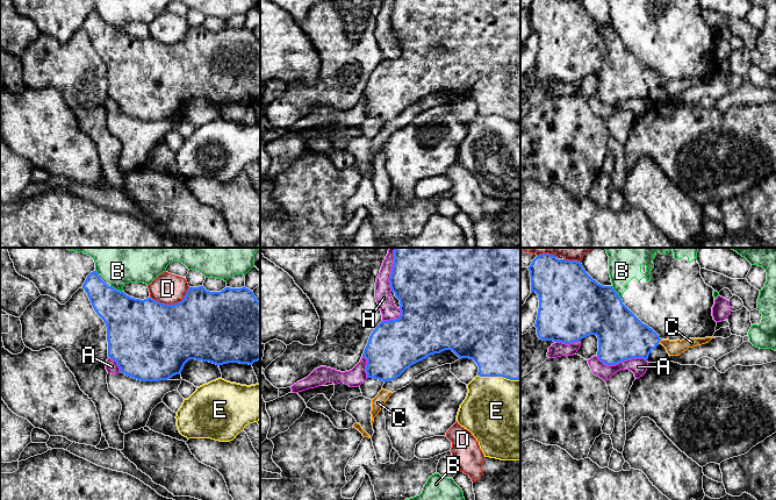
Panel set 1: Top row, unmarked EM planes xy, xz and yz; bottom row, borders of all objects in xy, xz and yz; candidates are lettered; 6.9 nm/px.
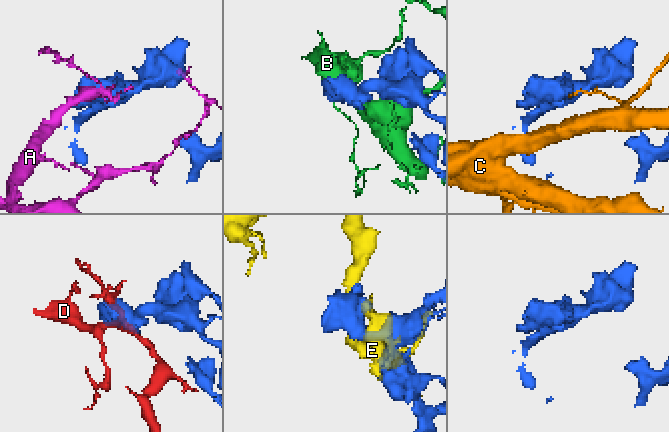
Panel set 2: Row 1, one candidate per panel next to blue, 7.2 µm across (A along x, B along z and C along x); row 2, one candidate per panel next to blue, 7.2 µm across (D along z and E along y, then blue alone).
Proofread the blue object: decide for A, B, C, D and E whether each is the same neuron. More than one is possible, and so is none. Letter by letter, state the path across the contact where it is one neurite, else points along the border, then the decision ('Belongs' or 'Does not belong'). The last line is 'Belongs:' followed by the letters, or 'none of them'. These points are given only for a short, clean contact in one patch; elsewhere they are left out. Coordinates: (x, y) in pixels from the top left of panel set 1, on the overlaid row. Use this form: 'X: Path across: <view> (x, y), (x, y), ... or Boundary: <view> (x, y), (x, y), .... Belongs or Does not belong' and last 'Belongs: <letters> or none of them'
A: Does not belong
B: Does not belong
C: Boundary: yz (661, 340), (659, 342). Does not belong
D: Does not belong
E: Does not belong
Belongs: none of them

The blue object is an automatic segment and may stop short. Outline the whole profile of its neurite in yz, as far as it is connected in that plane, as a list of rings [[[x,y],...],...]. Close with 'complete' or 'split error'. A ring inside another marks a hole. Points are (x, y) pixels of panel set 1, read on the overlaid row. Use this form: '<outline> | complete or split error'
[[[543,253],[537,256],[527,269],[531,277],[531,293],[536,292],[539,298],[534,327],[540,340],[570,344],[587,336],[596,335],[598,338],[597,357],[606,365],[616,365],[632,358],[647,360],[652,350],[659,345],[660,336],[623,303],[621,298],[612,286],[603,286],[594,280],[585,272],[581,262],[558,259],[553,255]]] | complete

